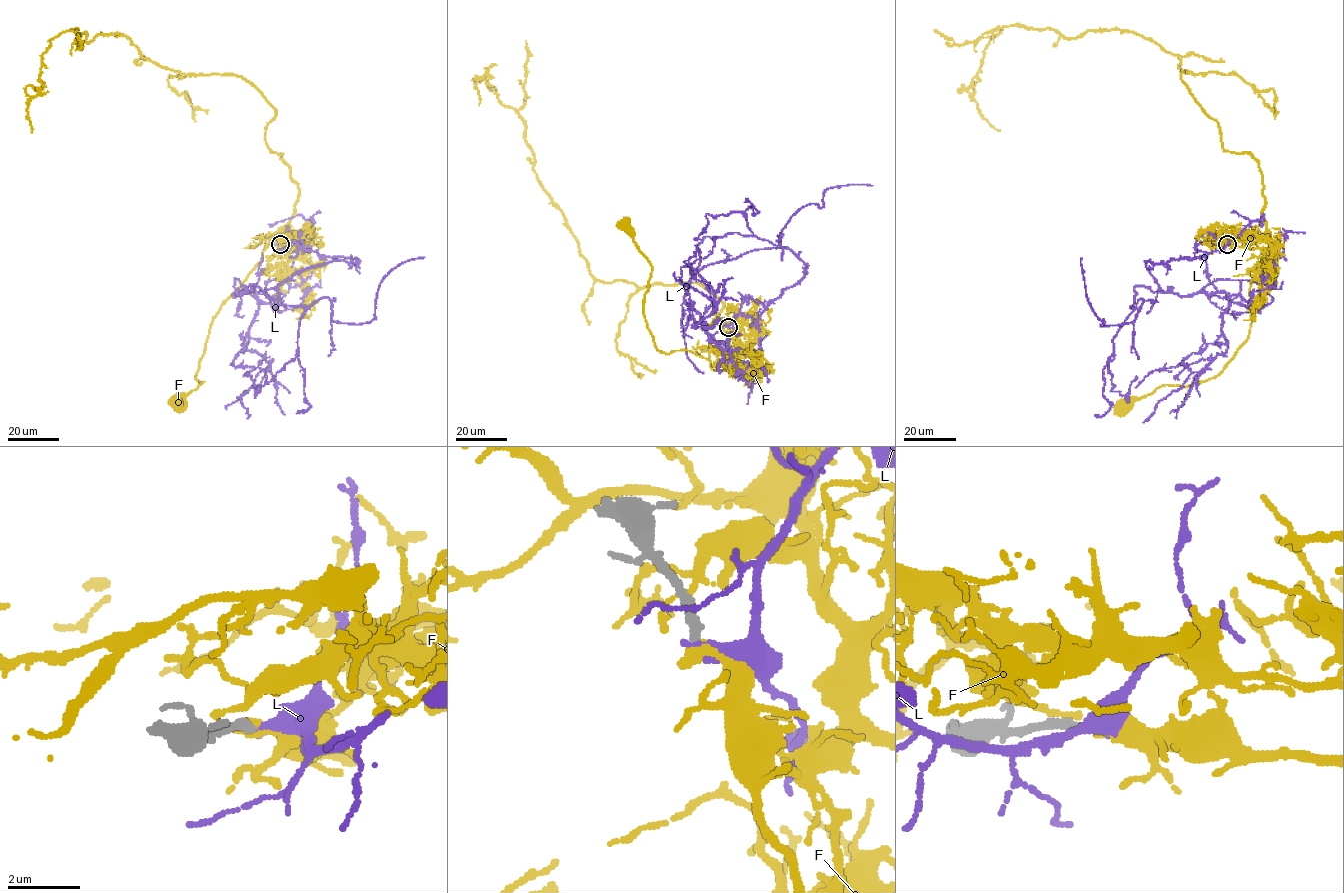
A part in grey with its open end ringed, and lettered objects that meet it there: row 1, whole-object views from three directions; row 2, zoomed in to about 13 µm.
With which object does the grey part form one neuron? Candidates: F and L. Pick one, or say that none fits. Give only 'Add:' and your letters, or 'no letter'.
Add: F

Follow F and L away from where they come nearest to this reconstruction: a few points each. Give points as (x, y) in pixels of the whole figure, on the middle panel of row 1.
F: (728, 328), (739, 354), (726, 370), (687, 350), (656, 348), (643, 315), (652, 265), (624, 224)
L: (728, 328), (804, 264), (766, 248), (691, 274), (705, 236), (776, 245), (826, 189), (872, 185)

